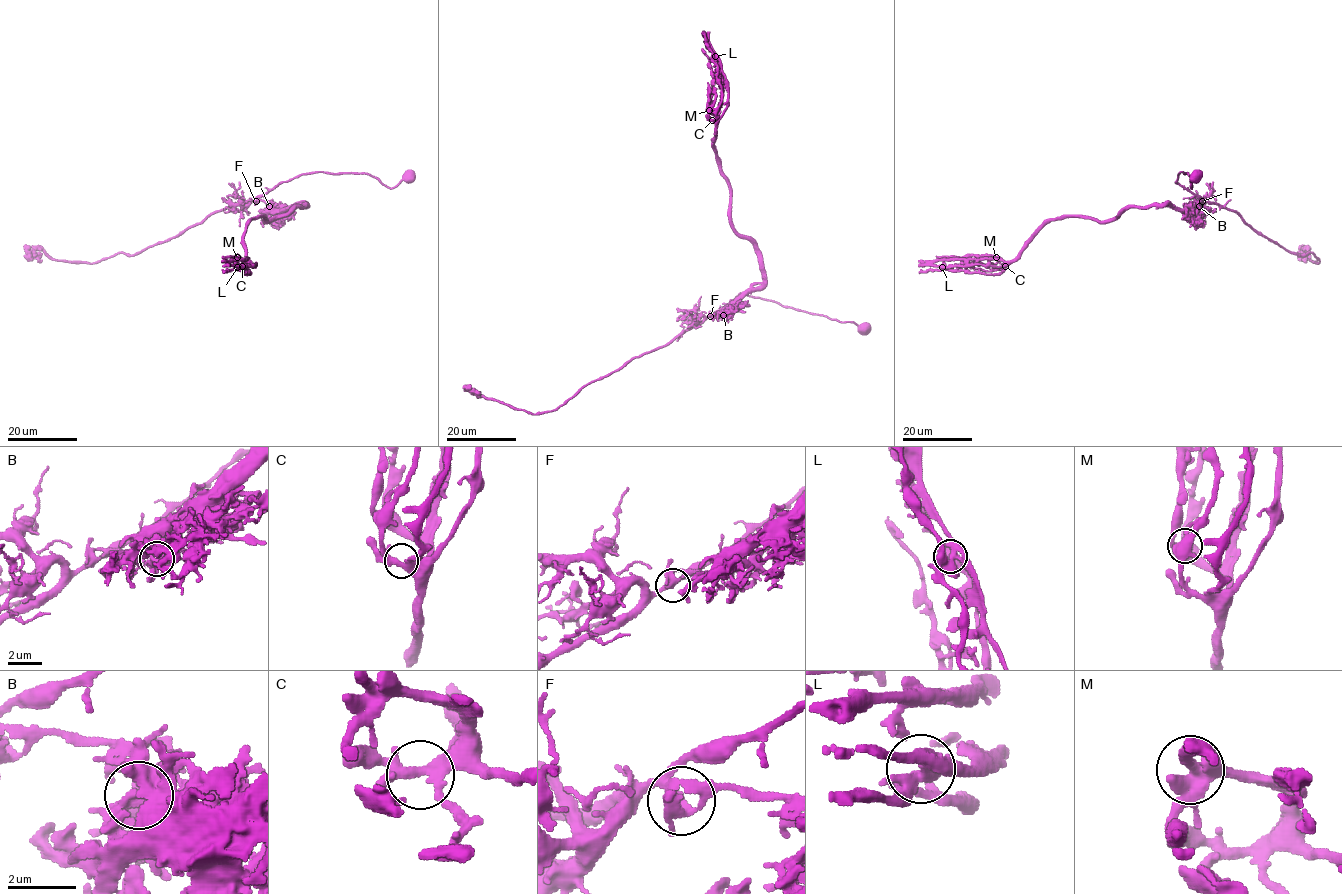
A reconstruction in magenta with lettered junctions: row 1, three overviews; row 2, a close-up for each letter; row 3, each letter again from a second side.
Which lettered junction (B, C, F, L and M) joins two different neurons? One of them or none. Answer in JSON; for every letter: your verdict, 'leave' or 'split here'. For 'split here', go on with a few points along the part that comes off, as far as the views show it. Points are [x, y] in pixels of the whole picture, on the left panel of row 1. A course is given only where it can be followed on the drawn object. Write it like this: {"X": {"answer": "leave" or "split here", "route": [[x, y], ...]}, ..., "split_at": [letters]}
{"B": {"answer": "leave"}, "C": {"answer": "leave"}, "F": {"answer": "split here", "route": [[256, 201], [217, 211], [173, 237], [133, 255], [119, 252], [89, 264], [52, 259], [40, 250], [24, 256]]}, "L": {"answer": "leave"}, "M": {"answer": "leave"}, "split_at": ["F"]}

